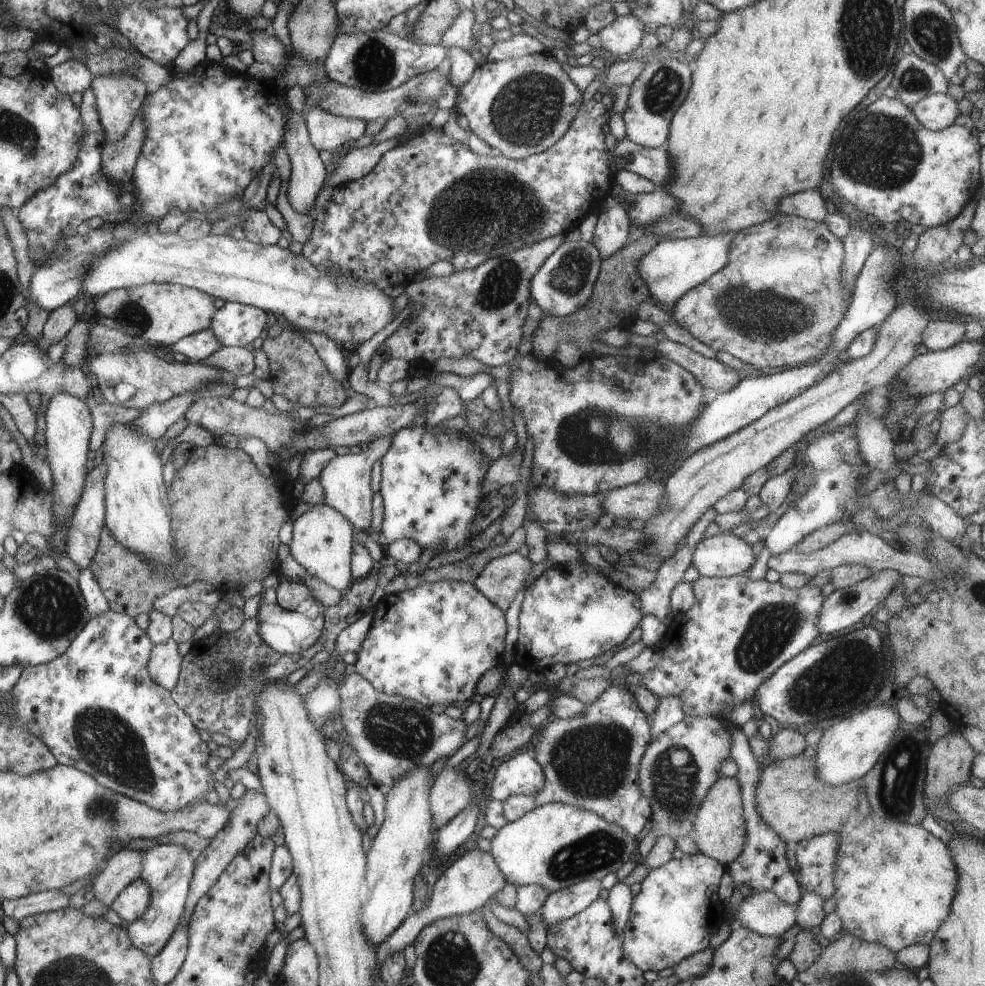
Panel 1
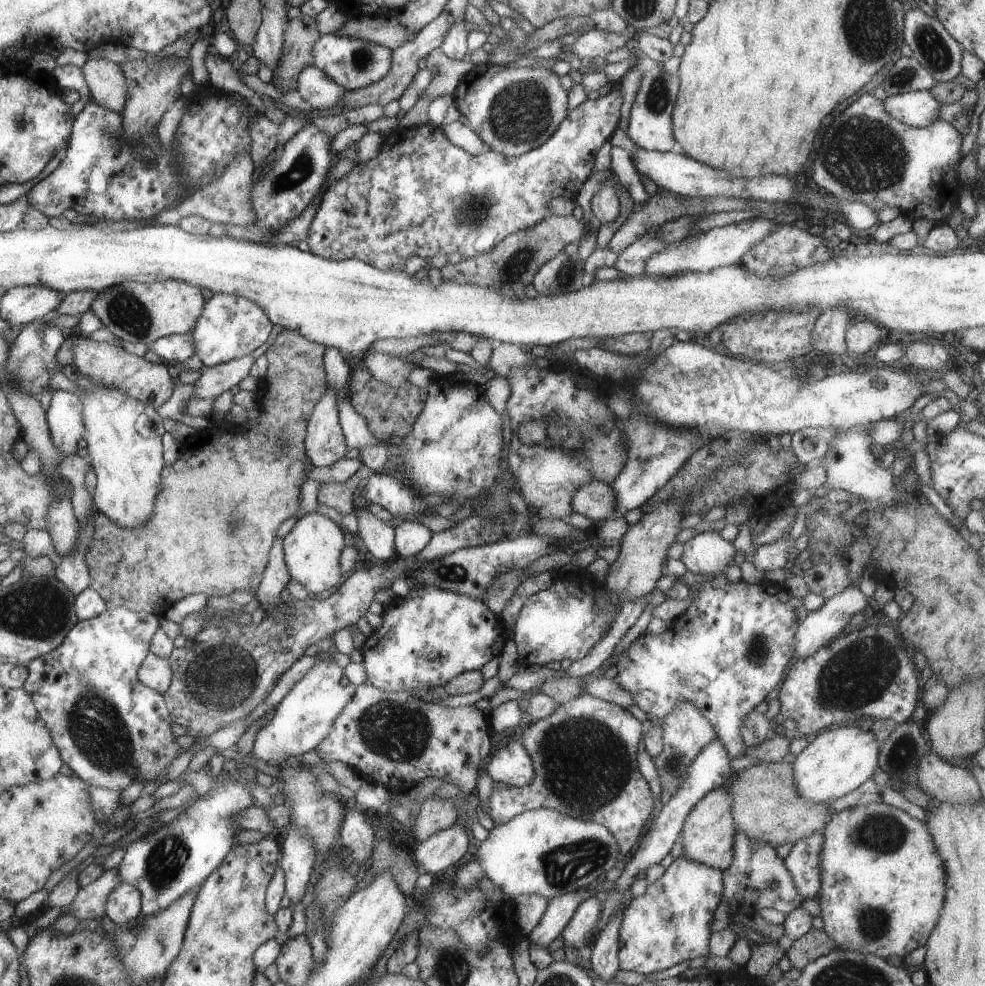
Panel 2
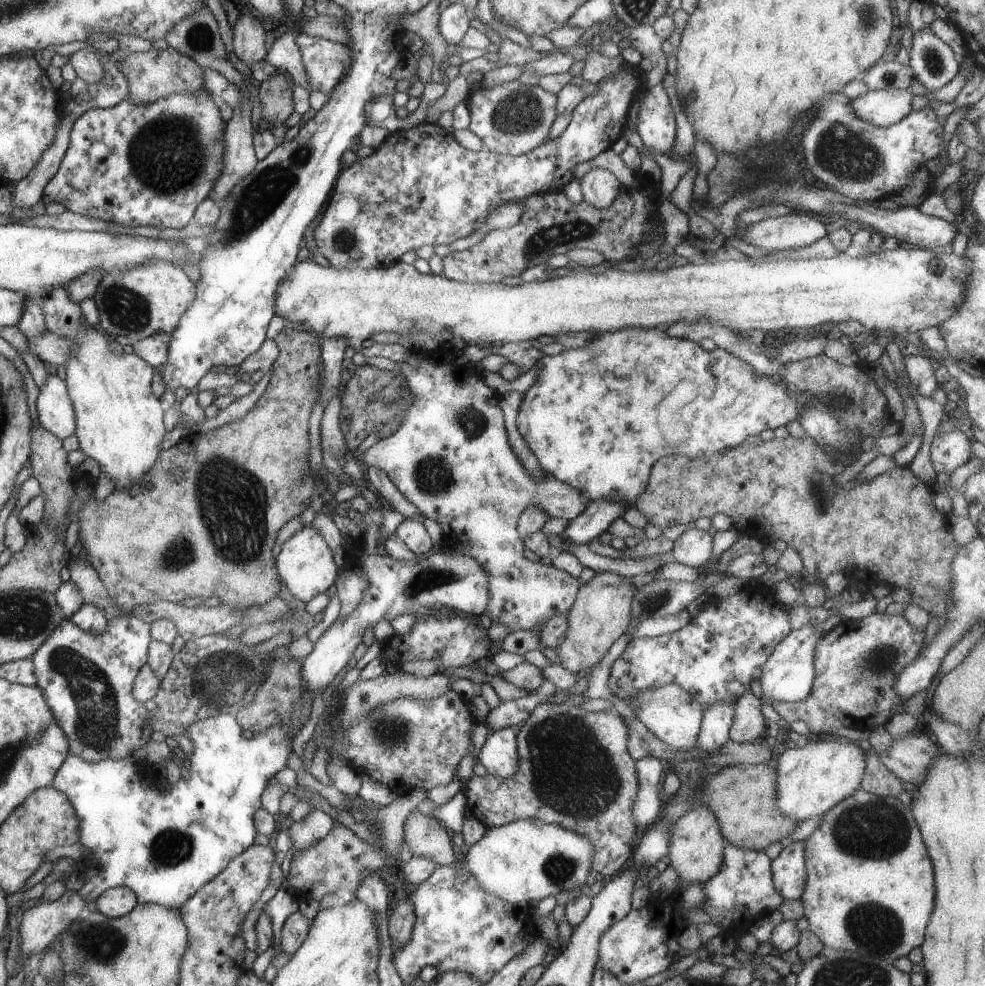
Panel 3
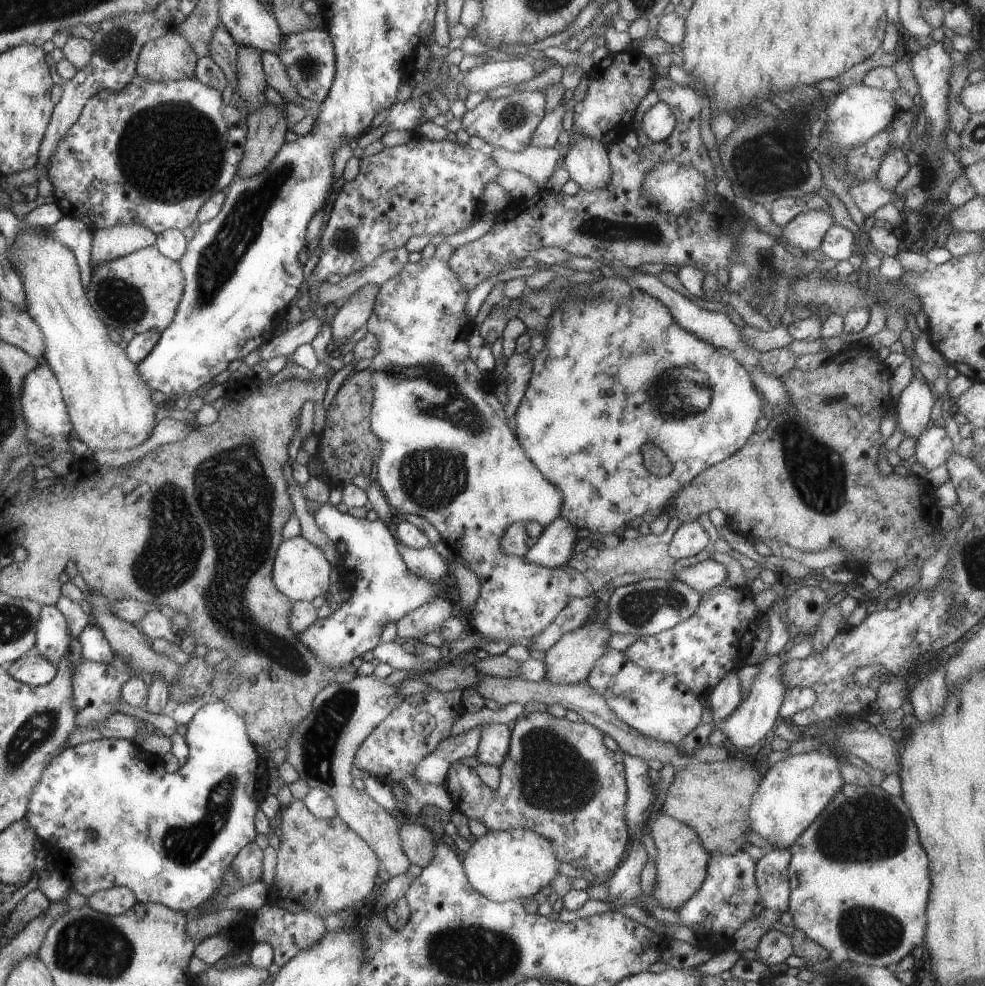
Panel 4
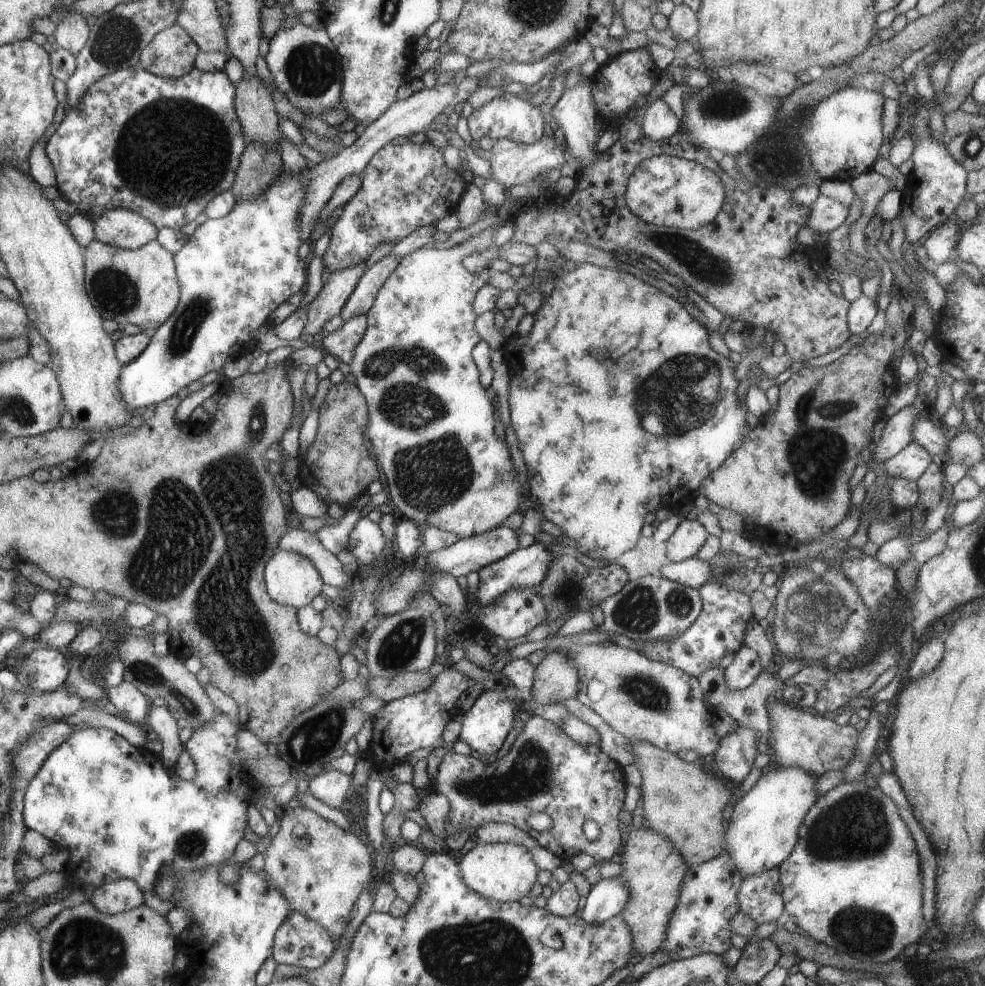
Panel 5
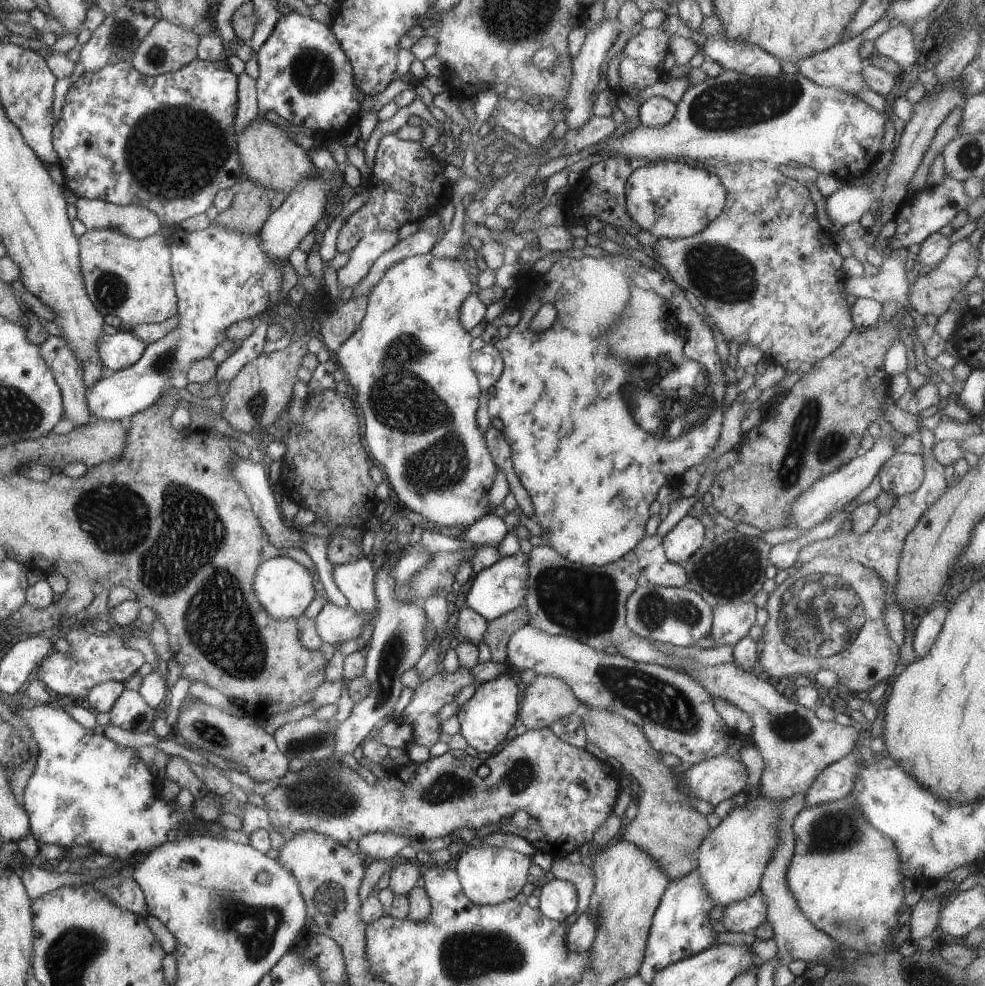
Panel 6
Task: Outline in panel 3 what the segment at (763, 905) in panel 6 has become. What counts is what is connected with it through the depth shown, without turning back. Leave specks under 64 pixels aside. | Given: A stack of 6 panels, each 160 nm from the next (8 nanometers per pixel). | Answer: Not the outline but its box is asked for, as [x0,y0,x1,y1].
[771,841,806,900]

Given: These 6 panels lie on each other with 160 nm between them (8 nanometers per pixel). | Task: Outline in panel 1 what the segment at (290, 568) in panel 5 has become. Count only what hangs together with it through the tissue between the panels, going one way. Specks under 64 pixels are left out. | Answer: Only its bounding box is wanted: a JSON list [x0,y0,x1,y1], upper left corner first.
[288,503,356,593]

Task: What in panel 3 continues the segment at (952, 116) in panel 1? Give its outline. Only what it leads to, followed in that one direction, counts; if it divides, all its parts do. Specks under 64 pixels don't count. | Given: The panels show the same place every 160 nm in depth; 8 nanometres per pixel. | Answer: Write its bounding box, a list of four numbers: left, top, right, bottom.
[851,89,913,127]

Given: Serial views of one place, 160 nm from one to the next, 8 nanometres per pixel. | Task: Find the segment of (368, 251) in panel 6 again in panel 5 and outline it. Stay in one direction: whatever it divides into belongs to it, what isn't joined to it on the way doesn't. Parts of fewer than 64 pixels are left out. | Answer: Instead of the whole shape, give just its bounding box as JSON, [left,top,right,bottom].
[300,263,365,341]

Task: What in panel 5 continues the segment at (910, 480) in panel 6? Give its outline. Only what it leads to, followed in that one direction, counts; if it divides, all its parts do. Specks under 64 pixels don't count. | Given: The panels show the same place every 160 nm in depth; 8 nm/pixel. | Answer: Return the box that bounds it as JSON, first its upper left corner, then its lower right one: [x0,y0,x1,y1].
[882,440,932,484]

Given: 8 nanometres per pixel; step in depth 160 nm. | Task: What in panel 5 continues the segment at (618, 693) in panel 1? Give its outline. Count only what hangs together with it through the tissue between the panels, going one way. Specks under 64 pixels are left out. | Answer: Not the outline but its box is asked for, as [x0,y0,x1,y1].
[428,715,625,863]

